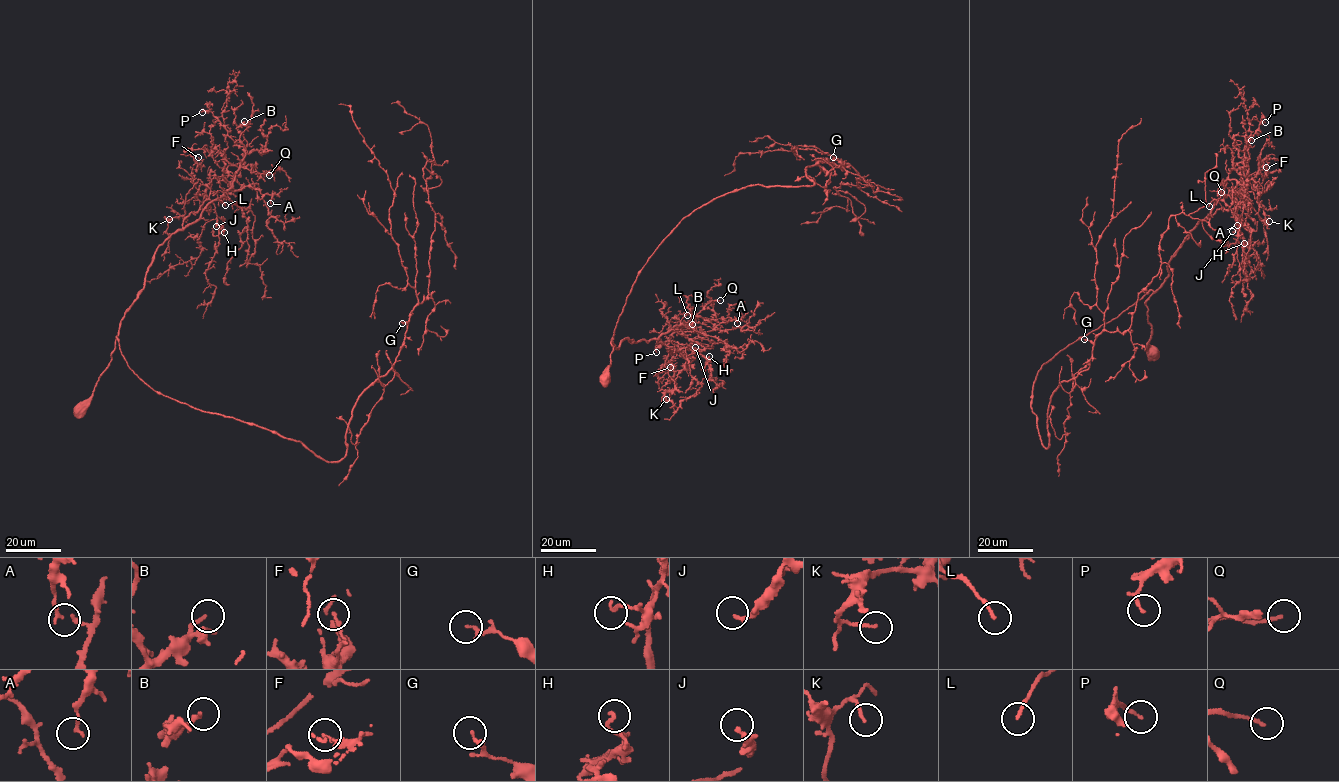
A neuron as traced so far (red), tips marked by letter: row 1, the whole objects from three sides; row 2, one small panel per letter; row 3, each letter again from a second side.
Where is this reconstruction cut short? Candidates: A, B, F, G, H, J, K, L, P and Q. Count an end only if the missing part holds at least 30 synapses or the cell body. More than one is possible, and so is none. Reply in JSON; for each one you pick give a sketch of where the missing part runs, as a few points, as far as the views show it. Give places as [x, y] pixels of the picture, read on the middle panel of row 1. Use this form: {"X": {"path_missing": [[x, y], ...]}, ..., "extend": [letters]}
{"Q": {"path_missing": [[720, 300], [738, 304], [754, 300], [766, 295], [771, 286]]}, "extend": ["Q"]}

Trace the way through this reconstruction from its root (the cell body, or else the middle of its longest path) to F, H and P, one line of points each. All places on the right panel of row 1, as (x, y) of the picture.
F: (1152, 352), (1146, 303), (1171, 257), (1215, 201), (1244, 190), (1265, 158), (1266, 167)
H: (1152, 352), (1147, 298), (1168, 276), (1189, 231), (1217, 210), (1239, 204), (1236, 219), (1250, 233), (1244, 243)
P: (1152, 352), (1147, 298), (1168, 276), (1189, 231), (1224, 197), (1229, 173), (1265, 122)

